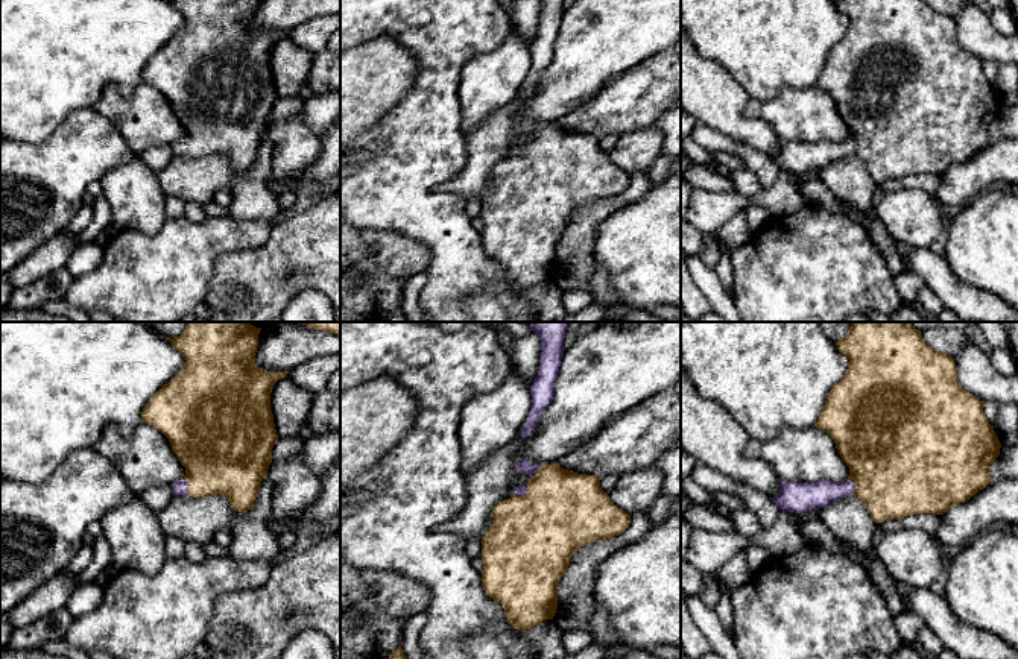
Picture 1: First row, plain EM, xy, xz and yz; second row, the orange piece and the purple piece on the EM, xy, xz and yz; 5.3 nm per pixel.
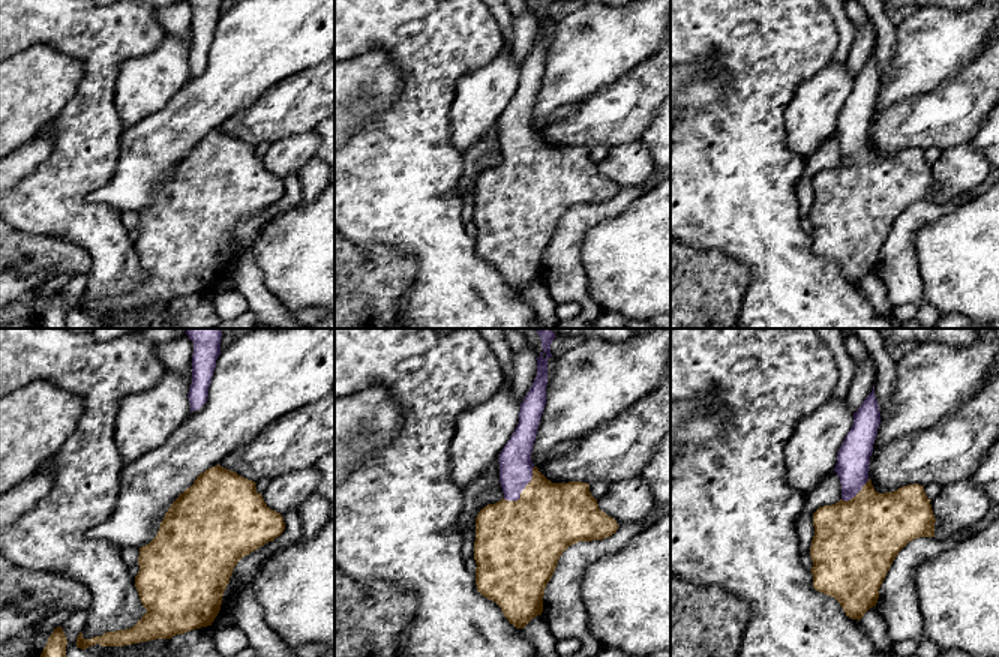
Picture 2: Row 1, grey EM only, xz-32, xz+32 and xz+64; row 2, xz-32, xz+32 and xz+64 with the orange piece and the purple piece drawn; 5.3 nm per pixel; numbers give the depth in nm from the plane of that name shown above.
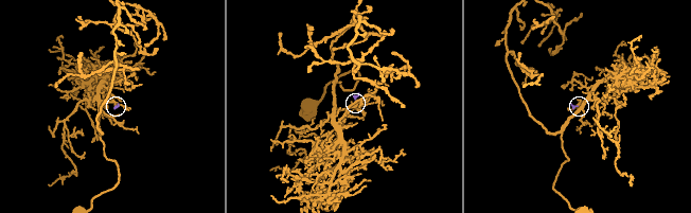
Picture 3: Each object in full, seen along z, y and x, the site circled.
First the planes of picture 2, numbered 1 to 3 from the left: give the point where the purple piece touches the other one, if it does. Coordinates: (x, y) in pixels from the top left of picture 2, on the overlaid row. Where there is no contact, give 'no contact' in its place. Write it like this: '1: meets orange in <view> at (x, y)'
1: no contact
2: meets orange in xz+32 at (524, 489)
3: meets orange in xz+64 at (857, 494)

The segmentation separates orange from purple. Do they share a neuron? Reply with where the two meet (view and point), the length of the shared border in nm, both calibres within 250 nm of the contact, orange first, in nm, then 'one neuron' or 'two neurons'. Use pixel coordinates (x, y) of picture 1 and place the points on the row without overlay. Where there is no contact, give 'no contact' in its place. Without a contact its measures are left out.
contact yz (856, 146); length 90 nm; calibres 500 and 140 nm; one neuron

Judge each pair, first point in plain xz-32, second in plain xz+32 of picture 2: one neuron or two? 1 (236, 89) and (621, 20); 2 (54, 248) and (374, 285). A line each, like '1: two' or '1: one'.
1: one
2: one

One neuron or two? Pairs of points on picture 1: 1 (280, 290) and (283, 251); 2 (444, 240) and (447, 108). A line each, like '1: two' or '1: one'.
1: one
2: one

